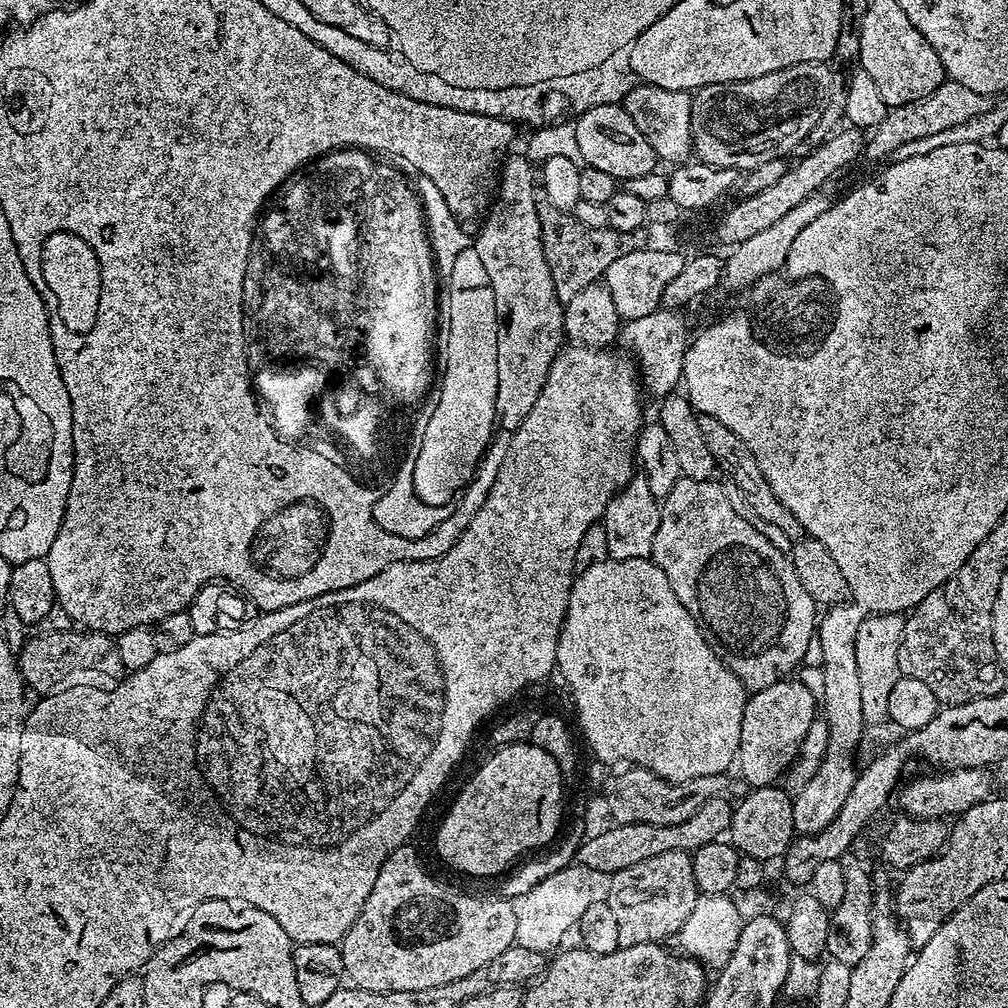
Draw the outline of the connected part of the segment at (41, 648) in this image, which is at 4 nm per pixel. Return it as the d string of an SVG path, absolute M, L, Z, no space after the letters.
M91 630L37 631L37 636L22 652L24 671L37 689L55 690L65 682L71 681L75 672L83 668L93 668L96 674L112 674L121 667L116 637L111 632L93 632Z

